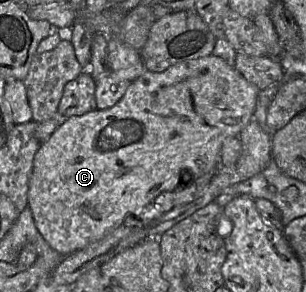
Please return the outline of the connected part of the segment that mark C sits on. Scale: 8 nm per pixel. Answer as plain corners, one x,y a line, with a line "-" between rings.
210,54
203,58
172,65
163,72
145,70
135,81
131,82
123,97
114,106
64,119
50,138
40,145
33,161
28,190
28,206
39,233
52,249
66,257
102,239
107,233
123,224
128,214
152,204
162,192
173,192
180,187
187,186
193,179
216,172
220,167
222,143
228,137
238,137
240,131
253,119
258,94
259,89
247,81
233,65

